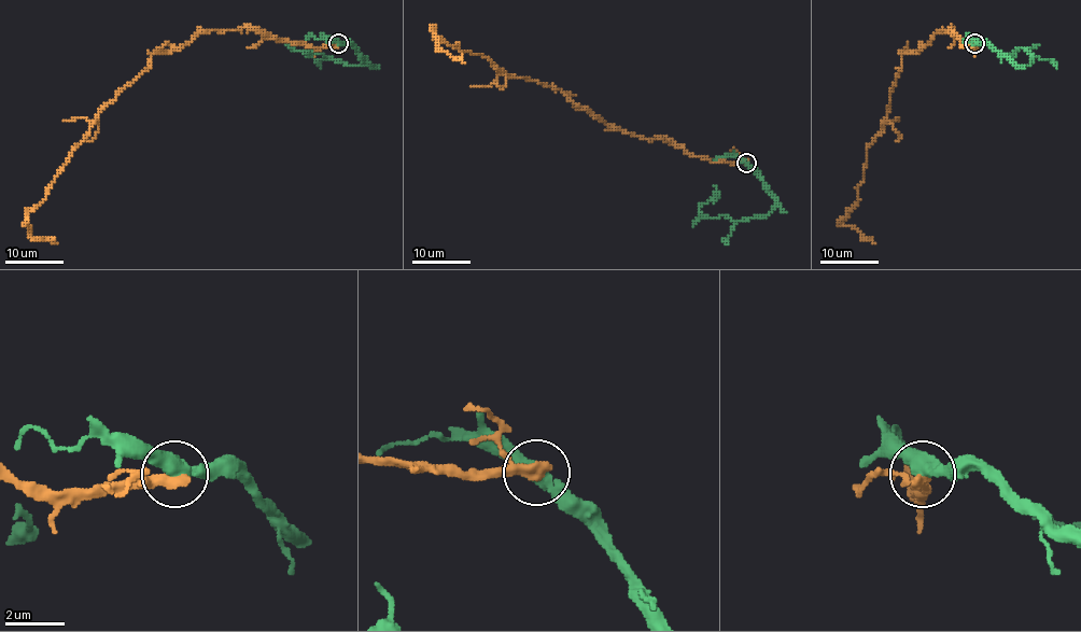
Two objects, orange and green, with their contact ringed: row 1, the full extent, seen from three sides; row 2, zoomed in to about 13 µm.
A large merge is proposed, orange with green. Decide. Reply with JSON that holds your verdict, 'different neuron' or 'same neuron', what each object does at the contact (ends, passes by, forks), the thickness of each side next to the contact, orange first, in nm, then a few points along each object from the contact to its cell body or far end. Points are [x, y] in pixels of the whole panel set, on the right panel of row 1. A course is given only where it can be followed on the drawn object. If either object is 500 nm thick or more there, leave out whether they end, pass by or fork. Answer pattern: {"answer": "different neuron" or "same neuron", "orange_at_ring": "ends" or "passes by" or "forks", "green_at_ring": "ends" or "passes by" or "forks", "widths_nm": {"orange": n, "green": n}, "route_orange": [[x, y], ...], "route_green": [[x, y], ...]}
{"answer": "different neuron", "orange_at_ring": "passes by", "green_at_ring": "passes by", "widths_nm": {"orange": 300, "green": 440}, "route_orange": [[976, 44], [951, 26], [903, 53], [883, 130], [867, 148], [857, 204], [840, 222], [876, 244]], "route_green": [[976, 44], [987, 42], [1018, 65], [1029, 65], [1033, 60], [1029, 50], [1019, 48], [1008, 53], [997, 50]]}

